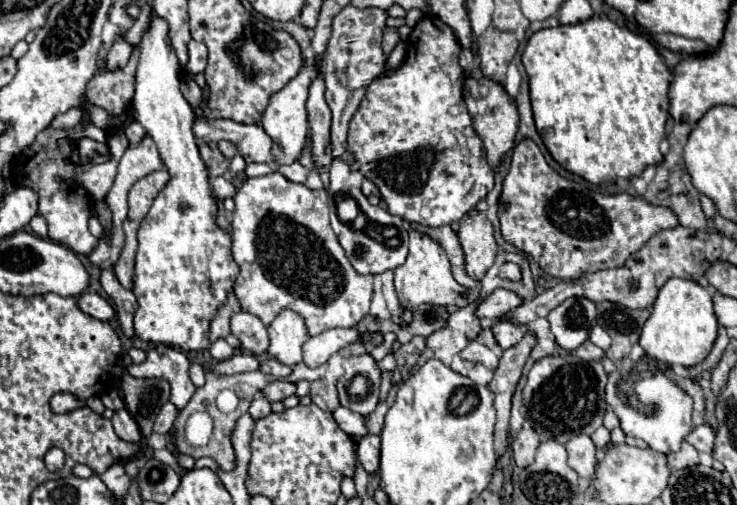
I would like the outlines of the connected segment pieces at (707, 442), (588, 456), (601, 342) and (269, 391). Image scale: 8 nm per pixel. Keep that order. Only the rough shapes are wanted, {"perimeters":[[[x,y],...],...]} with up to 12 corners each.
{"perimeters":[[[696,426],[686,436],[698,452],[712,452],[714,430]],[[590,436],[566,444],[568,464],[582,478],[594,476],[596,446]],[[594,326],[590,330],[592,344],[606,350],[610,346],[610,336],[604,328]],[[288,380],[270,382],[262,392],[270,402],[296,394]]]}

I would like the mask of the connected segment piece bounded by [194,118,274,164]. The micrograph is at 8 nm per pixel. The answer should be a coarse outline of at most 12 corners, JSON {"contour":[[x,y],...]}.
{"contour":[[198,118],[196,138],[232,142],[248,164],[274,162],[260,124]]}

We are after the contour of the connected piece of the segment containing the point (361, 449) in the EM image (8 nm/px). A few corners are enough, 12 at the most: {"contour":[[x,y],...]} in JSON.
{"contour":[[362,436],[358,458],[368,474],[380,470],[380,436]]}

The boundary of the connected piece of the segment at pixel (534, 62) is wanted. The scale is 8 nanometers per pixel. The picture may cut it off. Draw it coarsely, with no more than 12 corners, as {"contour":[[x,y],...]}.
{"contour":[[592,16],[522,52],[538,134],[592,184],[662,160],[670,70]]}

